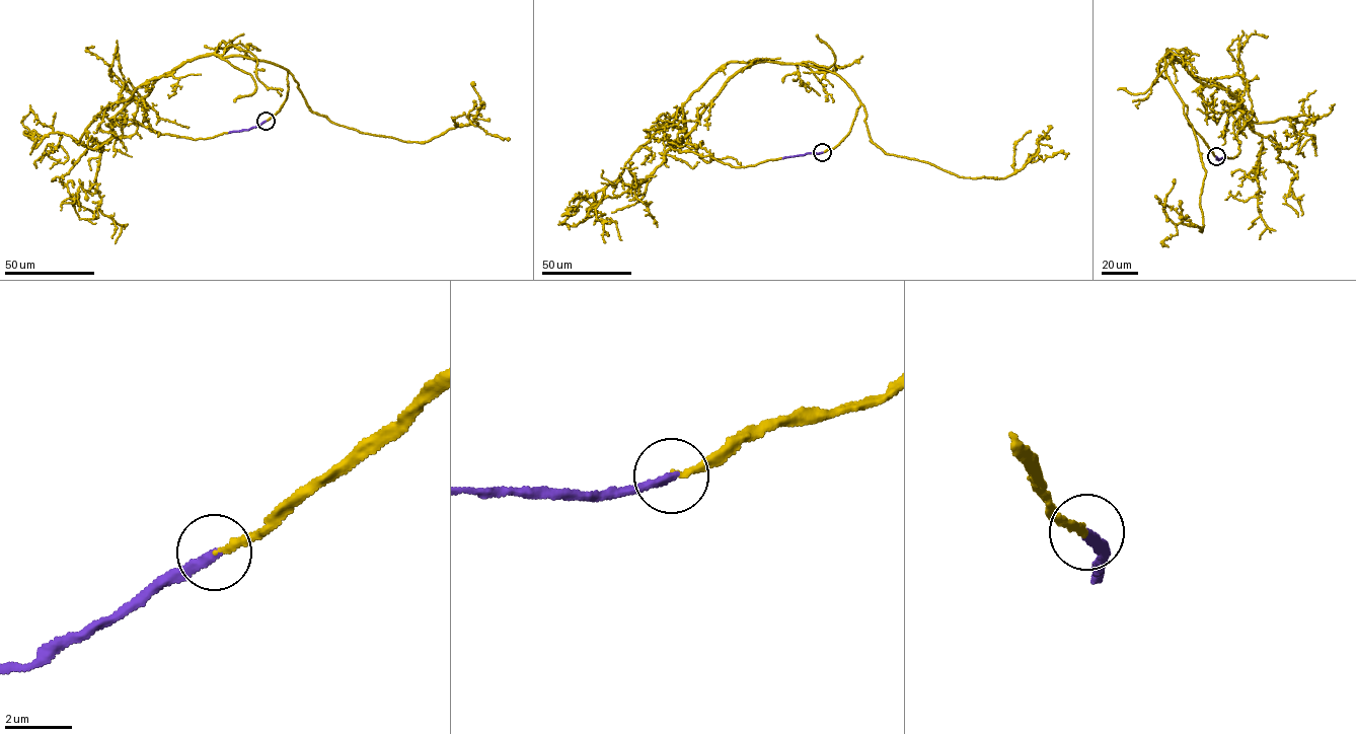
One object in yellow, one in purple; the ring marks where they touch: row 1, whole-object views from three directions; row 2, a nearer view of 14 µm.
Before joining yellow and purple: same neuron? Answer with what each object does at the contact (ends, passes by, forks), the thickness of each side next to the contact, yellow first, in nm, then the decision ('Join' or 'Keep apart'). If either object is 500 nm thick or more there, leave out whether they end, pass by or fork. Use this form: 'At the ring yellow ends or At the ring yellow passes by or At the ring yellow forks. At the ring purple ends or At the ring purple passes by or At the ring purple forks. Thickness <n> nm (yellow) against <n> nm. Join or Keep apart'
At the ring yellow ends. At the ring purple ends. Thickness 160 nm (yellow) against 280 nm. Join

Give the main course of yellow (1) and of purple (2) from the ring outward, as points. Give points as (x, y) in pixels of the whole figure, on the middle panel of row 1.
1: (822, 152), (850, 131), (860, 102), (853, 90), (818, 68), (751, 63), (648, 180), (596, 207), (621, 240)
2: (822, 152), (782, 158)

